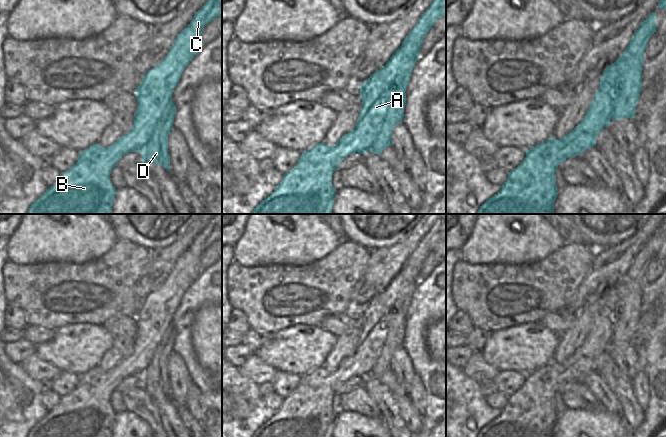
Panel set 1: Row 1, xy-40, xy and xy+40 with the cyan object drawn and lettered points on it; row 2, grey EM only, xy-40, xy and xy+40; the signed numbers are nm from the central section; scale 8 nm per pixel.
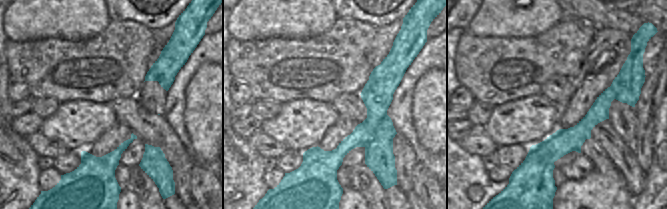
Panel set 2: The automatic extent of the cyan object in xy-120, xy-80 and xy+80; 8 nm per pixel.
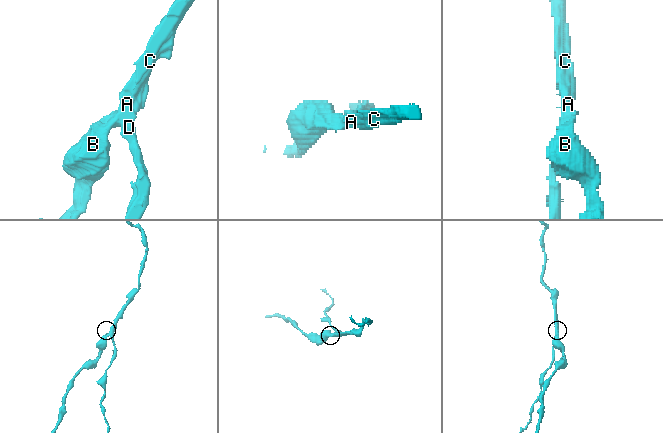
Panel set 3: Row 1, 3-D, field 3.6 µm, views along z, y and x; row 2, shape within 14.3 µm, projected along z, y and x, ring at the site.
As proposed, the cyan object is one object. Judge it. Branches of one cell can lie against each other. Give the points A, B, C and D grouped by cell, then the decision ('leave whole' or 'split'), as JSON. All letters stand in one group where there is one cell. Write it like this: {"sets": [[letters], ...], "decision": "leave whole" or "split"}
{"sets": [["A", "B", "C"], ["D"]], "decision": "split"}

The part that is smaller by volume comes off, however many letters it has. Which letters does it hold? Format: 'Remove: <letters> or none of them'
Remove: D

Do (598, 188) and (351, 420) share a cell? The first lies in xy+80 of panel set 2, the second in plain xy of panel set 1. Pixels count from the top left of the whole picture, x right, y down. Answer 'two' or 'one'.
one

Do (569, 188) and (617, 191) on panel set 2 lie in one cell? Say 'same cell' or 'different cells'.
same cell

